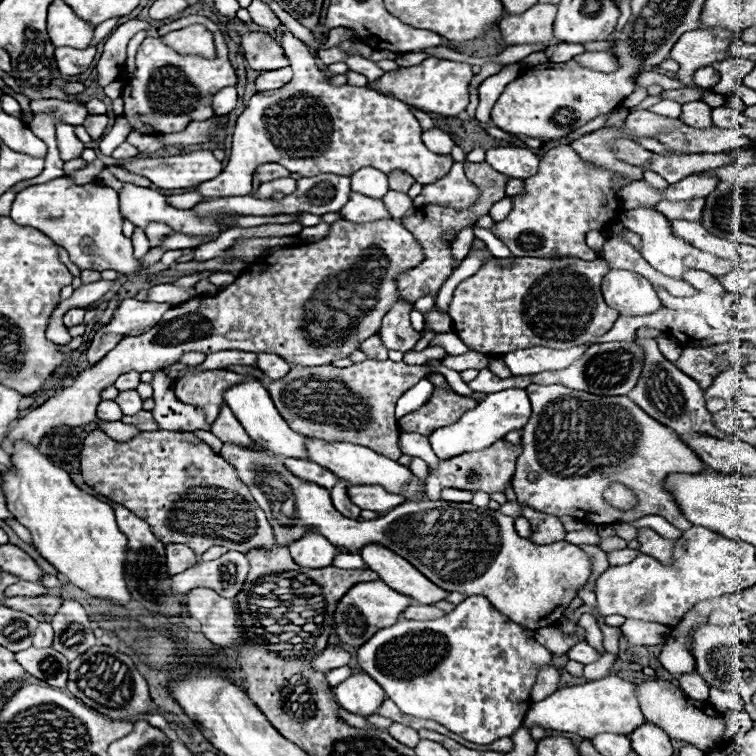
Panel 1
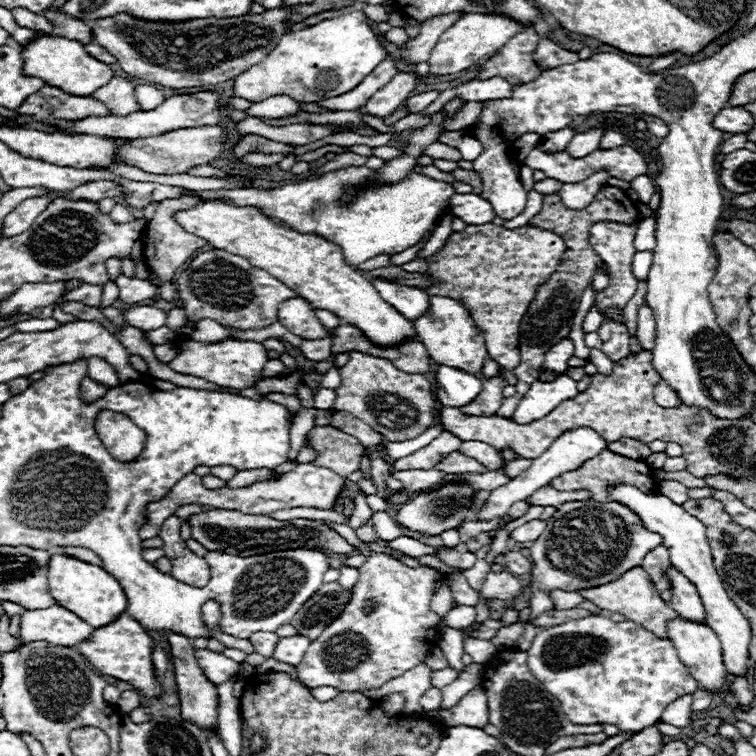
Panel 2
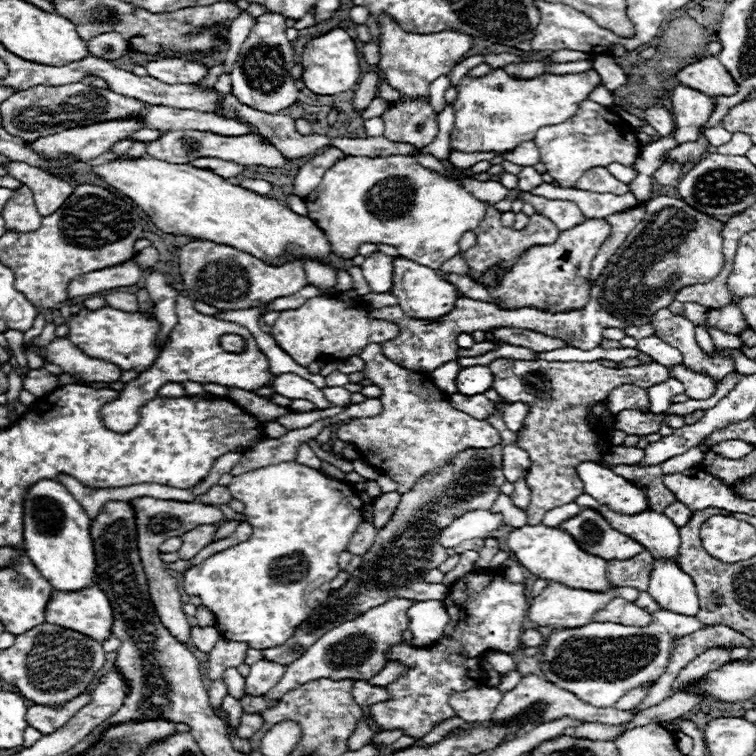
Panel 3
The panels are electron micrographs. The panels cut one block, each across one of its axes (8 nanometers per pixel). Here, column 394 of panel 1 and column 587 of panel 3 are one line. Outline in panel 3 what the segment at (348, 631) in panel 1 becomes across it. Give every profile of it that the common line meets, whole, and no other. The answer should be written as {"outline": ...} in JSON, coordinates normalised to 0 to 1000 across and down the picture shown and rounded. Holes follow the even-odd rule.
{"outline":[[[728,770],[717,786],[712,786],[704,796],[701,796],[701,804],[698,804],[698,817],[704,823],[709,823],[712,828],[733,828],[735,831],[767,831],[778,823],[783,823],[786,812],[799,804],[804,799],[804,794],[820,788],[825,794],[836,794],[841,796],[841,788],[847,786],[847,780],[841,778],[833,778],[833,775],[825,775],[825,778],[810,778],[804,780],[802,786],[791,786],[791,783],[778,783],[778,780],[762,780],[762,778],[751,778],[746,772],[738,772],[738,770]]]}

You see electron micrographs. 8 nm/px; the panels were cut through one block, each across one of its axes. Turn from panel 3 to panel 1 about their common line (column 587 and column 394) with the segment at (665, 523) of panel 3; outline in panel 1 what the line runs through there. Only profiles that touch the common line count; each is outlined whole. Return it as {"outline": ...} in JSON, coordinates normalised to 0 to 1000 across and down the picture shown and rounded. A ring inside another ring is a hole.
{"outline":[[[481,640],[481,643],[460,643],[458,646],[460,659],[476,669],[479,675],[495,675],[495,677],[513,677],[524,669],[529,669],[532,664],[537,664],[534,656],[526,653],[516,653],[511,651],[505,643],[500,640]]]}

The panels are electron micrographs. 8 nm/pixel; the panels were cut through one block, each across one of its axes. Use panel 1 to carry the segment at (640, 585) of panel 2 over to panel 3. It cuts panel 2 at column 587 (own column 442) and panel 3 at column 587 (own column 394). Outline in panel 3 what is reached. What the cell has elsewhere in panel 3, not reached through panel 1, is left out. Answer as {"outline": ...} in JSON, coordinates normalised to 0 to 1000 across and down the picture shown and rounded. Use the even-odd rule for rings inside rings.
{"outline":[[[720,693],[683,698],[672,706],[669,722],[672,722],[675,733],[698,757],[704,757],[712,765],[722,765],[728,770],[741,770],[746,775],[770,778],[770,780],[780,780],[780,783],[802,783],[810,778],[810,770],[802,765],[804,743],[767,728],[765,720],[759,717],[759,712],[741,698],[728,698]]]}

